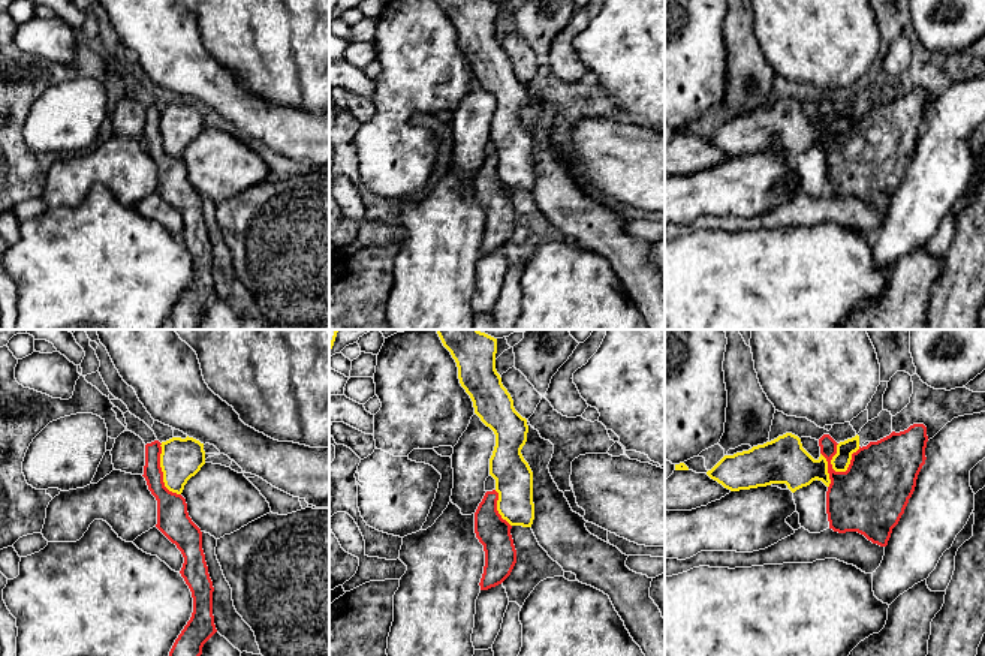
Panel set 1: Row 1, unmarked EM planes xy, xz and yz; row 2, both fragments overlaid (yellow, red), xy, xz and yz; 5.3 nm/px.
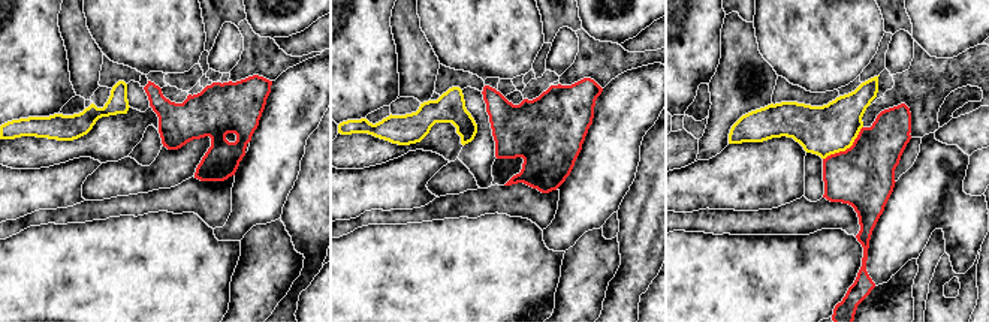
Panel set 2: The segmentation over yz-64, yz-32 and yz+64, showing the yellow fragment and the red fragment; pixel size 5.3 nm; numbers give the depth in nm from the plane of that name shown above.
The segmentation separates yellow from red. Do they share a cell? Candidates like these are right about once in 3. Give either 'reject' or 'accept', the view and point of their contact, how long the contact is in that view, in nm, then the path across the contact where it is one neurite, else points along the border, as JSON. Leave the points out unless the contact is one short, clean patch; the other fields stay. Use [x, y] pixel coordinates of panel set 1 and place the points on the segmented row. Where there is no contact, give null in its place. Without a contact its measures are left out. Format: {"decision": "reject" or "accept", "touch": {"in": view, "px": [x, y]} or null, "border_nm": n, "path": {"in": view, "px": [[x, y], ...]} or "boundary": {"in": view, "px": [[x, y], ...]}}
{"decision": "reject", "touch": {"in": "yz", "px": [836, 471]}, "border_nm": 280, "boundary": {"in": "yz", "px": [[860, 447], [845, 471], [836, 471], [828, 465], [828, 487]]}}

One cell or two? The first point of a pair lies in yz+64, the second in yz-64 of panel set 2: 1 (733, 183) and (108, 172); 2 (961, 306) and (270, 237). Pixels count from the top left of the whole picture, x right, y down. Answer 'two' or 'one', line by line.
1: two
2: two

